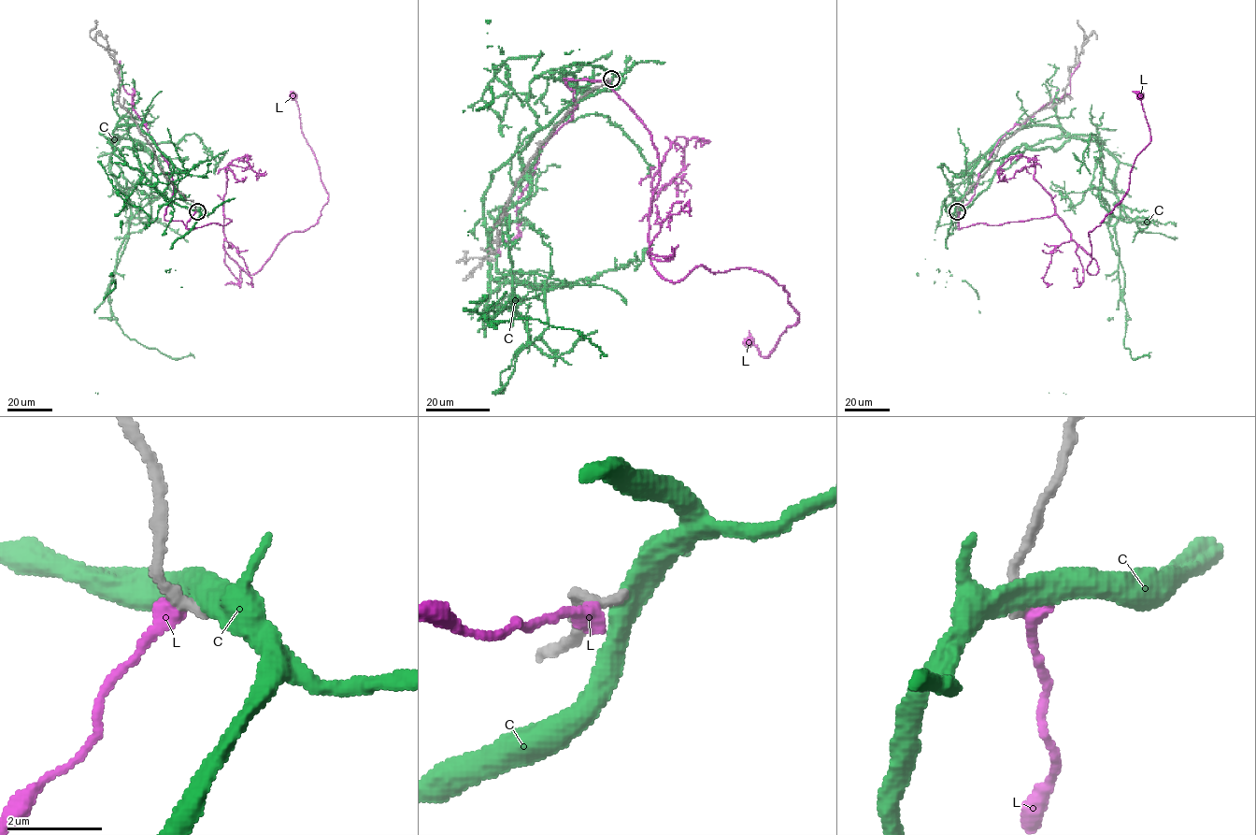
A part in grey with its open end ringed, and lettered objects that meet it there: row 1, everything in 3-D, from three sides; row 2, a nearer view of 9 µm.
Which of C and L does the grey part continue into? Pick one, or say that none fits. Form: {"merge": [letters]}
{"merge": []}

